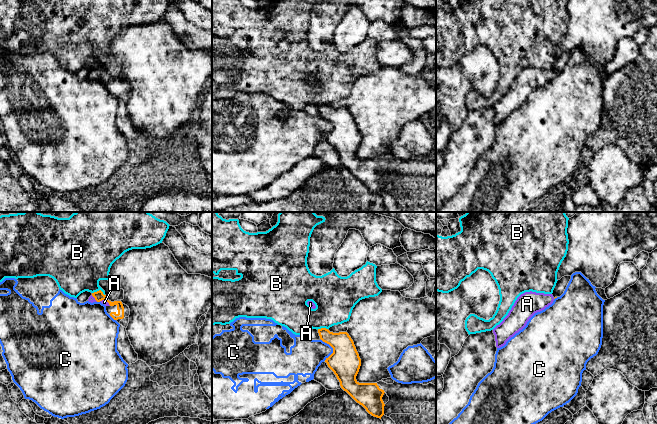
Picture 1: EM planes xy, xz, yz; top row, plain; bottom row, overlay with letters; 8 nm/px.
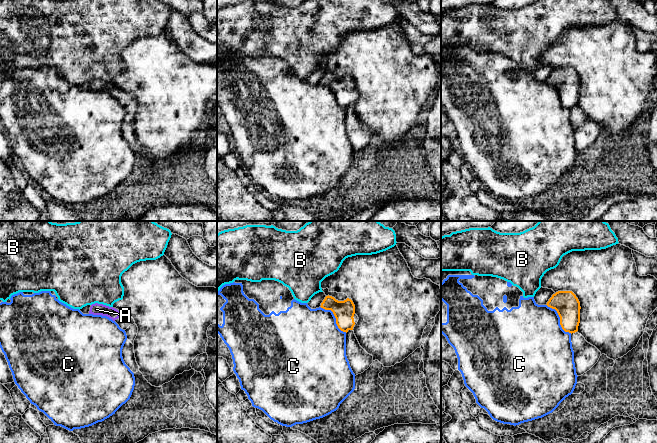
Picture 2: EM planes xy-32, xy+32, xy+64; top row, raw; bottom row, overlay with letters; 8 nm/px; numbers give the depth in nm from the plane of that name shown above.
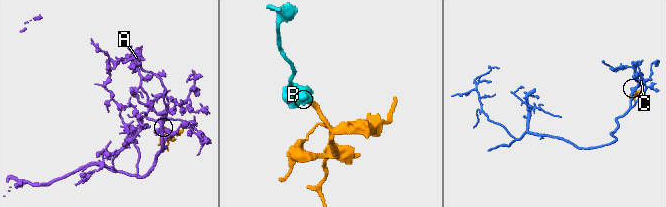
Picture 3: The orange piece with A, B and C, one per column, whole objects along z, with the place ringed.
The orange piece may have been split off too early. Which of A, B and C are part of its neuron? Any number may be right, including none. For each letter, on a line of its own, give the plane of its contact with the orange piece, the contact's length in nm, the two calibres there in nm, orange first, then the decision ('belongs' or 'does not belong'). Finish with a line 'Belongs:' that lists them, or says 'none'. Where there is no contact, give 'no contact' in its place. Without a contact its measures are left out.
A: xy | 100 nm | 80/40 nm | belongs
B: xy | 110 nm | 80/400 nm | does not belong
C: xz | 180 nm | 240/280 nm | does not belong
Belongs: A

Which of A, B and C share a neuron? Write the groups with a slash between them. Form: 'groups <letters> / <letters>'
groups A / B / C

